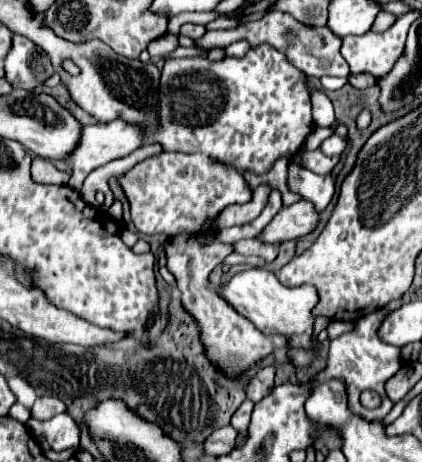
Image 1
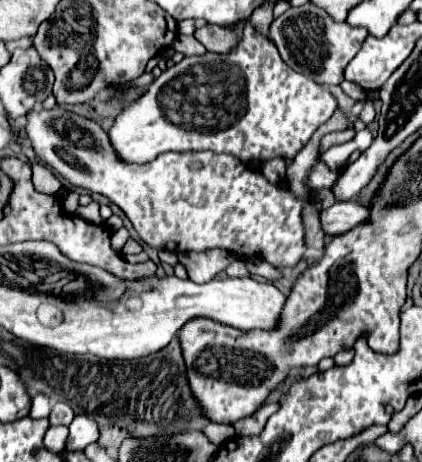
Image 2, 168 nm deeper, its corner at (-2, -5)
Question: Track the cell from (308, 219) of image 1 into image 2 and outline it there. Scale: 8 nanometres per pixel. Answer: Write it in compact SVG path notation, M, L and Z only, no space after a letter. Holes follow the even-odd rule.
M356 200L336 202L334 206L320 212L320 222L326 236L338 236L360 224L370 222L370 208Z

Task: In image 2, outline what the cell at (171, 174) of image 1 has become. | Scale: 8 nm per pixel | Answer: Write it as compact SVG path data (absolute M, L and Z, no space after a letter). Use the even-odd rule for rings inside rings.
M56 106L54 110L34 110L34 114L28 114L26 134L36 156L46 166L60 172L70 184L98 192L114 202L128 216L138 236L152 248L172 252L202 252L220 248L242 260L264 258L276 268L294 268L304 258L306 234L302 224L302 208L306 200L296 198L296 194L284 182L270 184L260 170L248 168L230 154L214 154L210 150L164 152L146 164L126 164L114 152L108 132L104 132L100 124L68 112L62 106Z

